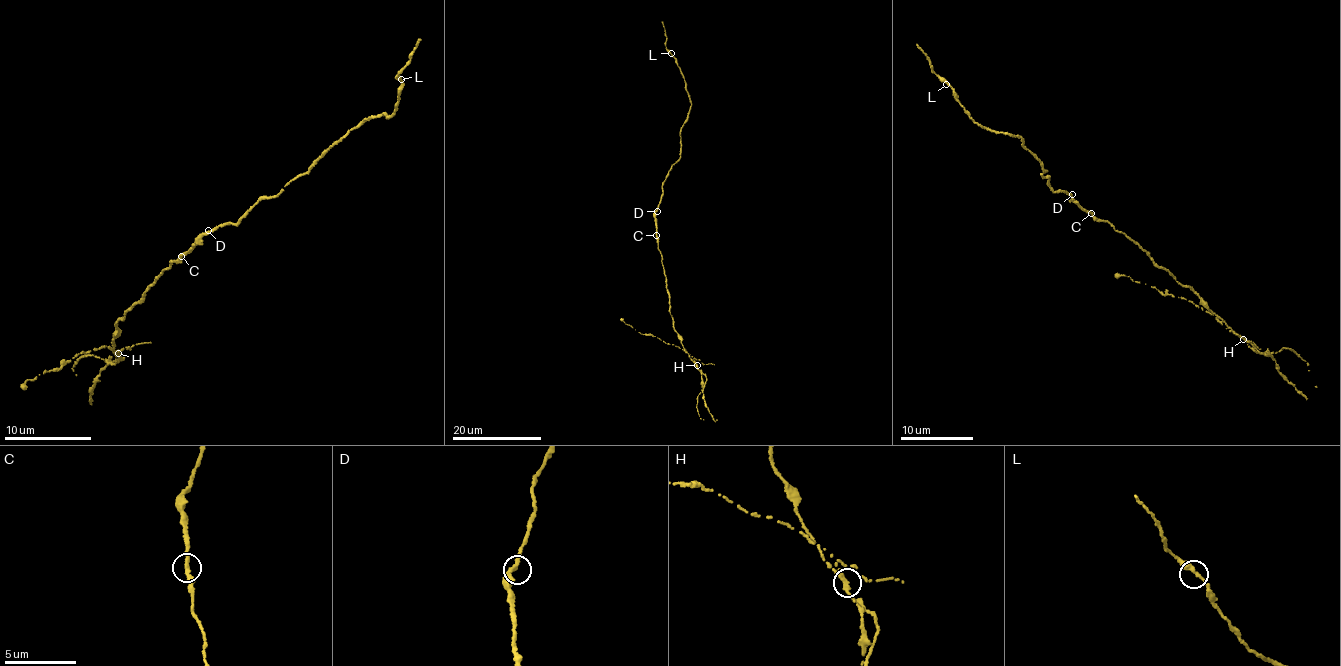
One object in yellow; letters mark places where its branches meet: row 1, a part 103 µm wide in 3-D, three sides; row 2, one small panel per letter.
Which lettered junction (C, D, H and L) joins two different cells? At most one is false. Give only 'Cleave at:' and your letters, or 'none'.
Cleave at: H

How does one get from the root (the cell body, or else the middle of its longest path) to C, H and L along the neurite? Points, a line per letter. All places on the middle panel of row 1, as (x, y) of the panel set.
C: (654, 216), (656, 235)
H: (654, 216), (675, 330), (689, 357), (697, 365)
L: (654, 216), (662, 197), (662, 185), (680, 155), (679, 132), (690, 104), (683, 75), (671, 53)

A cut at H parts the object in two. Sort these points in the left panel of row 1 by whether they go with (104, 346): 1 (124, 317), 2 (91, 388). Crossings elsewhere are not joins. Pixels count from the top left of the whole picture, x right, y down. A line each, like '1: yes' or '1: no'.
1: no
2: no

